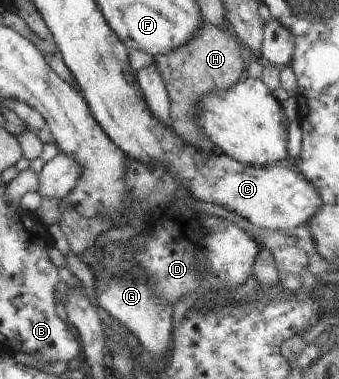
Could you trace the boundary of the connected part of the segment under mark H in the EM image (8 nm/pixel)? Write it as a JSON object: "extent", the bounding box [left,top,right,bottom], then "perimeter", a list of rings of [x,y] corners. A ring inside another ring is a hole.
{"extent":[154,18,246,155],"perimeter":[[[203,18],[200,31],[194,32],[188,43],[182,44],[164,55],[155,55],[154,63],[163,77],[170,98],[171,128],[187,143],[203,154],[223,155],[206,138],[196,123],[198,100],[215,89],[226,89],[238,82],[246,68],[241,57],[242,46],[235,34],[224,31]]]}

